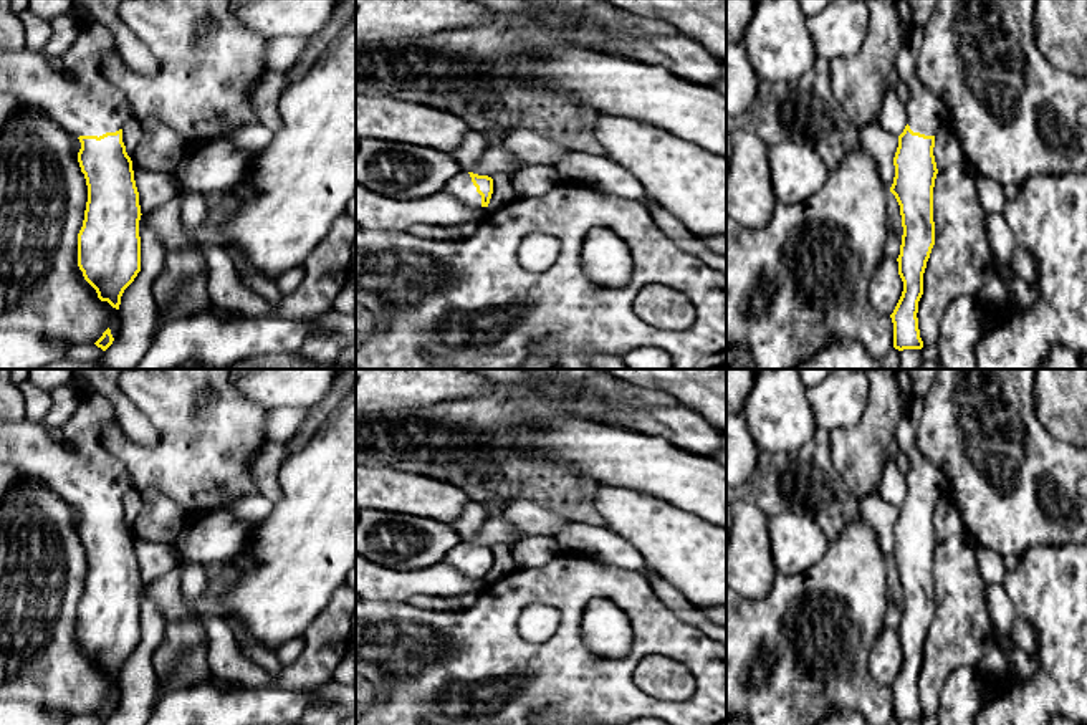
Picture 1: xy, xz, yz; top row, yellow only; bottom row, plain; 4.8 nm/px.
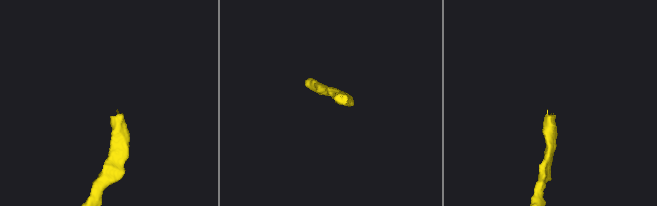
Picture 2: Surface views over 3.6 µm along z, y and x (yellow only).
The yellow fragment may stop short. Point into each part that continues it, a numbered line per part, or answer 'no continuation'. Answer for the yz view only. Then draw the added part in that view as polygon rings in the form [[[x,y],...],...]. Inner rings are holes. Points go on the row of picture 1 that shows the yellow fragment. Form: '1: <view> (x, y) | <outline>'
1: yz (927, 115) | [[[912,30],[897,55],[895,71],[908,89],[903,99],[907,124],[913,132],[935,136],[946,127],[946,106],[918,79],[917,58],[923,43],[923,30]]]

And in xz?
1: xz (460, 187) | [[[460,172],[455,177],[452,177],[442,190],[447,195],[452,195],[457,202],[463,204],[470,209],[480,209],[481,207],[481,195],[476,192],[476,187],[472,182],[472,177],[468,172]]]

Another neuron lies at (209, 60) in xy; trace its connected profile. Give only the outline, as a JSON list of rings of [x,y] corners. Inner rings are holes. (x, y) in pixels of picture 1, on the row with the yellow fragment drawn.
[[[124,0],[117,13],[121,22],[149,48],[157,61],[157,71],[147,76],[132,71],[116,48],[106,53],[101,61],[104,78],[126,94],[137,122],[157,118],[180,136],[185,149],[218,141],[260,122],[250,101],[250,91],[268,71],[265,65],[268,38],[250,30],[235,15],[230,0]]]

